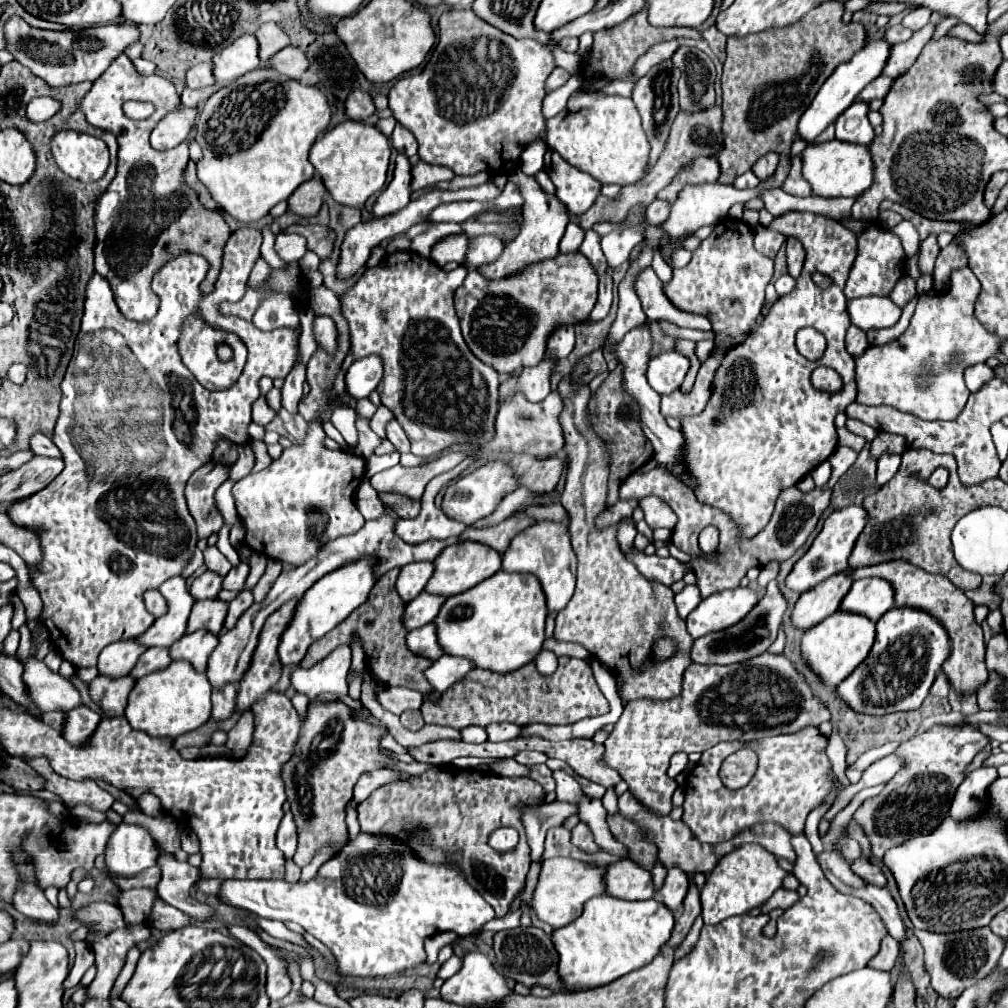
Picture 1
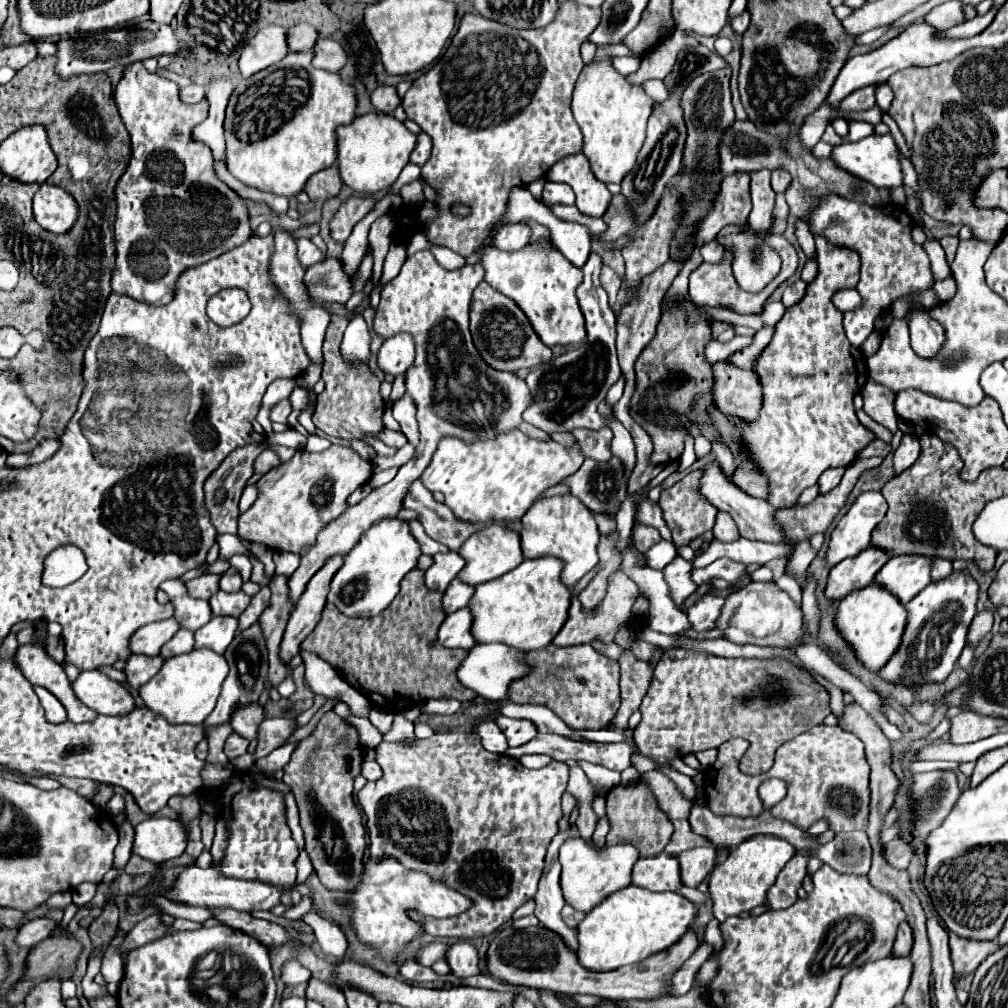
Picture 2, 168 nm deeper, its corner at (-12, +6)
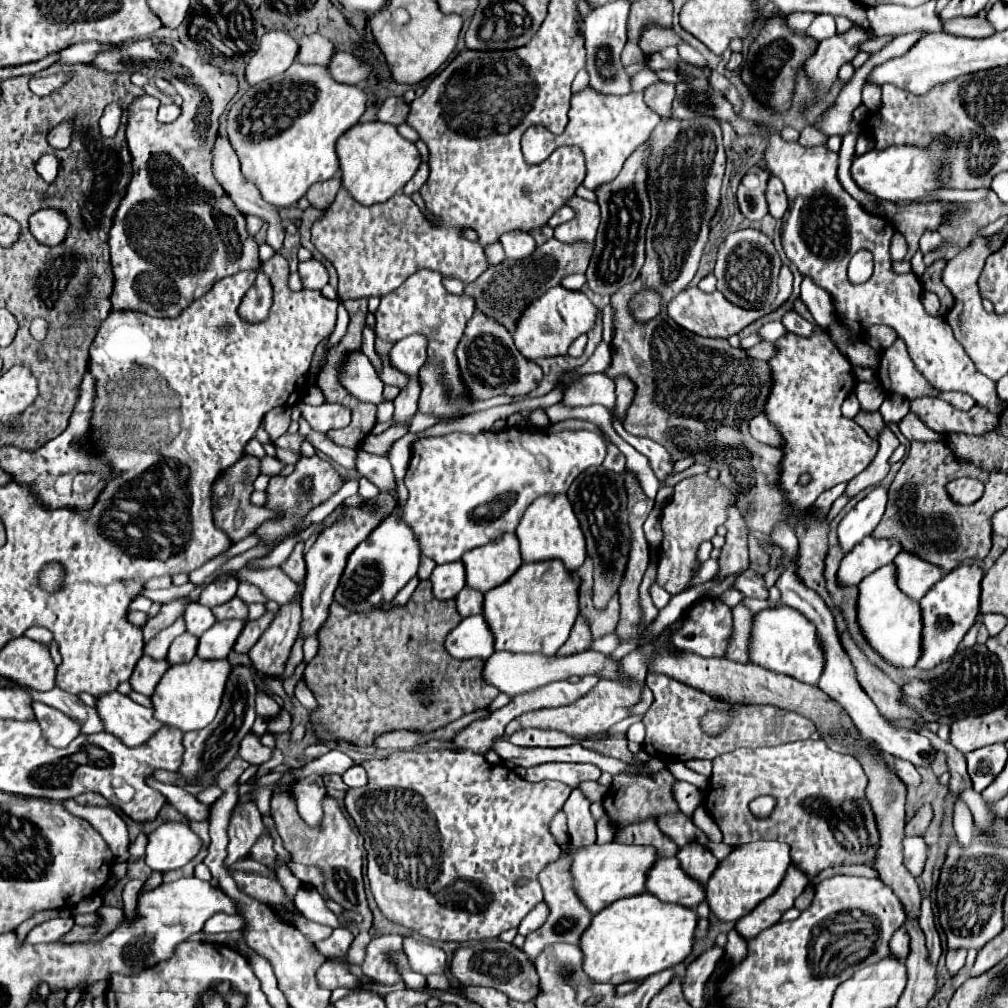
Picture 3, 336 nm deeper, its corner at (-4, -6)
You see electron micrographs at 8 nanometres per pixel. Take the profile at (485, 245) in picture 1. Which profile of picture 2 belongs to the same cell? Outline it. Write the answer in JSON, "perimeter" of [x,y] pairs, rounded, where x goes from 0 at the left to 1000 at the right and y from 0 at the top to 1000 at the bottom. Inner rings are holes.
{"perimeter":[[[513,220],[513,222],[503,222],[497,224],[493,228],[493,232],[489,234],[489,244],[501,250],[509,250],[509,248],[517,248],[527,234],[527,226],[521,220]]]}

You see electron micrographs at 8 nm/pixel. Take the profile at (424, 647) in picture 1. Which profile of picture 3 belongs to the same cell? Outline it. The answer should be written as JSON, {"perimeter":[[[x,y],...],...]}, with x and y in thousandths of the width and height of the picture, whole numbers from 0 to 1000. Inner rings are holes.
{"perimeter":[[[465,611],[459,613],[449,627],[445,627],[441,635],[441,643],[449,653],[455,655],[463,655],[463,653],[483,655],[491,647],[489,627],[479,611]]]}

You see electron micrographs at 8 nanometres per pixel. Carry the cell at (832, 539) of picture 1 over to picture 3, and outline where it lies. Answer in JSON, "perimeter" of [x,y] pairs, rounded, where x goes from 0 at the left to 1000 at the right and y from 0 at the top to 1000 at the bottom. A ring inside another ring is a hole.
{"perimeter":[[[870,482],[866,484],[850,502],[834,516],[830,530],[836,548],[842,548],[850,538],[854,538],[856,532],[862,532],[872,516],[876,514],[880,500],[880,484]]]}

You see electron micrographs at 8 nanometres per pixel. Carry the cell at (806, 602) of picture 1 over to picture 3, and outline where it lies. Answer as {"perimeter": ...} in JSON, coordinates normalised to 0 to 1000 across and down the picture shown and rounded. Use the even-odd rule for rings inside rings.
{"perimeter":[[[858,532],[846,548],[842,548],[834,556],[832,563],[832,579],[844,581],[852,579],[862,567],[884,560],[886,554],[894,548],[894,540],[890,540],[888,534],[868,534],[868,532]]]}

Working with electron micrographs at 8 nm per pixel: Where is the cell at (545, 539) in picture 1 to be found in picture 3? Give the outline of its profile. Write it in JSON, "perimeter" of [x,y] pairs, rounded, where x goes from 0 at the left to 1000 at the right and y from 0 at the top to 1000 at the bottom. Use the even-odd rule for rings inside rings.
{"perimeter":[[[539,490],[533,496],[529,496],[529,500],[521,506],[513,522],[513,532],[517,538],[519,558],[555,554],[566,567],[570,567],[582,554],[580,534],[570,514],[570,508],[563,496],[563,490]]]}

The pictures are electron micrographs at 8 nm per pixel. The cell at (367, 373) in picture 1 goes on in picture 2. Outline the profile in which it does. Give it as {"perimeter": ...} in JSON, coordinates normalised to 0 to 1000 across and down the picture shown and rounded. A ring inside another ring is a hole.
{"perimeter":[[[406,331],[390,333],[382,337],[380,343],[376,345],[374,363],[376,367],[380,367],[380,371],[396,373],[402,369],[402,365],[406,365],[406,361],[410,361],[410,349],[412,345]]]}

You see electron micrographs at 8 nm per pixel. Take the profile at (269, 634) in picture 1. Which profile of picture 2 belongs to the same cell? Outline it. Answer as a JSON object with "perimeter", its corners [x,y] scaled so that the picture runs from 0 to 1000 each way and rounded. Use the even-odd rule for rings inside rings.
{"perimeter":[[[330,552],[326,558],[322,558],[322,562],[307,575],[303,587],[295,595],[291,607],[287,609],[287,617],[277,641],[277,653],[283,661],[293,649],[297,649],[299,637],[314,621],[322,601],[322,591],[326,587],[326,577],[332,571],[332,567],[338,563],[338,560],[340,560],[338,552]]]}

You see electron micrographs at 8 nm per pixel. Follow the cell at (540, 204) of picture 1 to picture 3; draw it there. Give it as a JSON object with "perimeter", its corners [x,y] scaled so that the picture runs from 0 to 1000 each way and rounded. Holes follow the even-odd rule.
{"perimeter":[[[559,284],[547,286],[543,294],[537,294],[533,302],[527,302],[517,313],[517,321],[513,321],[511,343],[523,357],[545,355],[545,353],[561,353],[563,345],[570,335],[582,331],[590,325],[590,319],[596,317],[596,308],[588,304],[588,300],[578,290],[566,290]]]}

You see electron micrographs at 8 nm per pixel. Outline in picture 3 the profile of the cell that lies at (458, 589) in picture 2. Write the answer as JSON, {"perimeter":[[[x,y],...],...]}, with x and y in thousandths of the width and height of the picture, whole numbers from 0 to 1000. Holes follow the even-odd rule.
{"perimeter":[[[461,581],[453,591],[453,605],[457,607],[459,613],[477,609],[479,607],[479,589]]]}

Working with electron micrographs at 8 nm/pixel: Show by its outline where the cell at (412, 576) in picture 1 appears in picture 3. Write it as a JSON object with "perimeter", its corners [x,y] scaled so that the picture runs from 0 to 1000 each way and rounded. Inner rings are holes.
{"perimeter":[[[457,556],[449,558],[449,560],[436,560],[436,562],[432,562],[426,575],[430,579],[430,589],[436,595],[447,595],[461,581],[461,562]]]}

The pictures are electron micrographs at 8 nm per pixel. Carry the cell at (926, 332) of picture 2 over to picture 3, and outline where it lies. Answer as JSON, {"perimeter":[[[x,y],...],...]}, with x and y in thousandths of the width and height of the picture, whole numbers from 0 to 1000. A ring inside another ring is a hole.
{"perimeter":[[[699,75],[684,81],[670,83],[672,93],[668,99],[668,117],[684,119],[689,115],[707,115],[713,121],[723,121],[731,135],[755,133],[761,139],[759,161],[765,173],[773,175],[783,194],[783,208],[777,214],[775,240],[781,256],[793,266],[795,274],[803,274],[811,284],[824,292],[828,312],[848,333],[856,333],[862,323],[884,323],[892,335],[898,337],[910,367],[932,387],[951,387],[961,391],[969,401],[993,411],[987,379],[975,373],[965,357],[957,351],[955,343],[947,337],[943,323],[930,313],[922,313],[912,298],[914,282],[908,272],[888,272],[884,268],[882,238],[888,230],[882,218],[862,214],[850,198],[846,198],[830,177],[830,153],[818,145],[797,147],[793,141],[777,139],[771,129],[763,129],[751,121],[737,119],[729,113],[725,101],[711,89]],[[852,248],[862,248],[868,258],[868,270],[858,282],[844,282],[840,276],[840,262]]]}

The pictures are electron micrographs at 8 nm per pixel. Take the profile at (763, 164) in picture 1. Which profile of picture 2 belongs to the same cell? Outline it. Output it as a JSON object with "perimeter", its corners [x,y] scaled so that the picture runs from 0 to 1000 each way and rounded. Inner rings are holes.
{"perimeter":[[[769,167],[769,169],[765,171],[765,185],[767,185],[769,190],[779,190],[781,185],[783,185],[783,181],[785,181],[785,173],[783,173],[781,169]]]}

